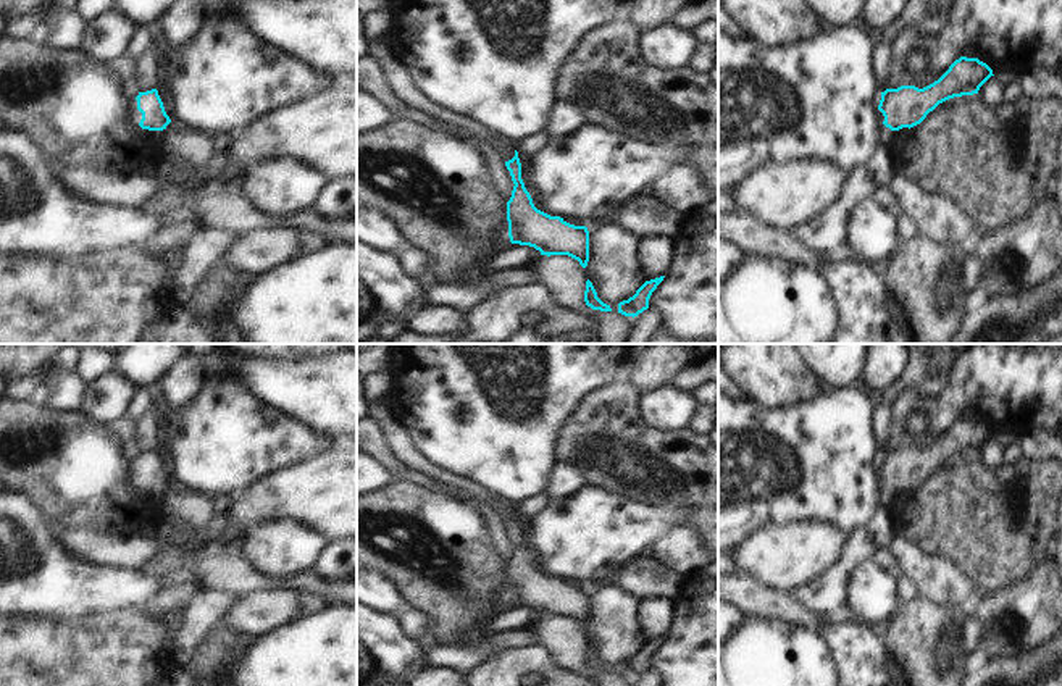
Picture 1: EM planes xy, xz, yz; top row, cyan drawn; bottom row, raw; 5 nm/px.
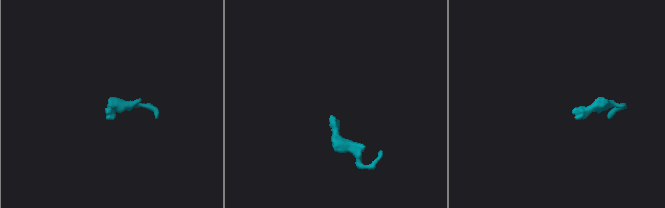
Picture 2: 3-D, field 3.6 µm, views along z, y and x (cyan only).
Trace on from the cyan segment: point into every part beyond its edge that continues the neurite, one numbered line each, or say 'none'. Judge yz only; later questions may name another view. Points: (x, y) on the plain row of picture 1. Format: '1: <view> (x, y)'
none

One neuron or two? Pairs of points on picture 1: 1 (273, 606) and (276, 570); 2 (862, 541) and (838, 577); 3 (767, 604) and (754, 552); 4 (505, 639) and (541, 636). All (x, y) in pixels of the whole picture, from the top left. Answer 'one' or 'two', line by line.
1: two
2: one
3: two
4: two

